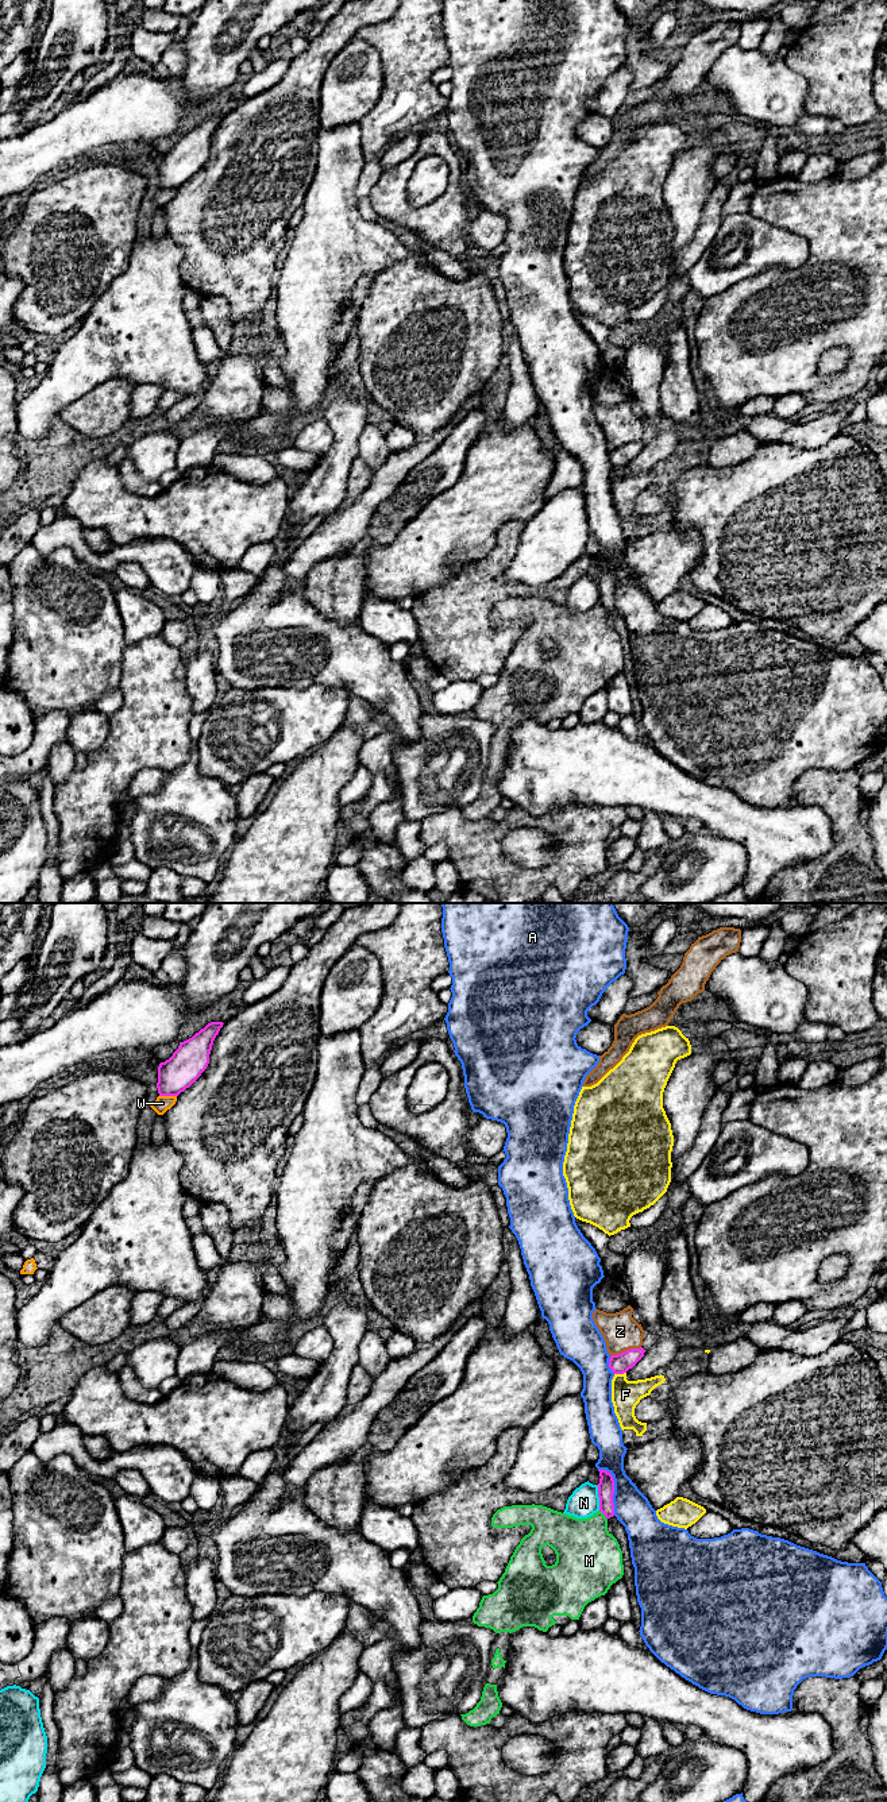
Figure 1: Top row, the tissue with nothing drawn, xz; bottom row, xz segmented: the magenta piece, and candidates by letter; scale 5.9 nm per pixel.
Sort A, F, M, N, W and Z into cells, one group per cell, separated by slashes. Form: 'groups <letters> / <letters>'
groups A / F / M / N / W / Z

